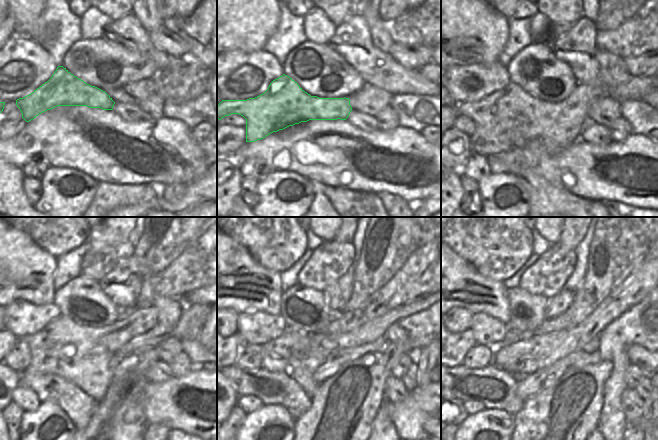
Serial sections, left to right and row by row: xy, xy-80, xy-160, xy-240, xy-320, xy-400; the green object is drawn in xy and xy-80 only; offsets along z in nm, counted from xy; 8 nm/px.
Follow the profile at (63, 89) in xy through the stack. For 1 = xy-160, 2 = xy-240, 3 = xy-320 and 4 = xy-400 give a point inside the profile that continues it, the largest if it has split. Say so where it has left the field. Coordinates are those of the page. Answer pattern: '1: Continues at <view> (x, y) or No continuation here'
1: Continues at xy-160 (507, 119)
2: Continues at xy-240 (81, 354)
3: Continues at xy-320 (297, 353)
4: Continues at xy-400 (592, 346).

